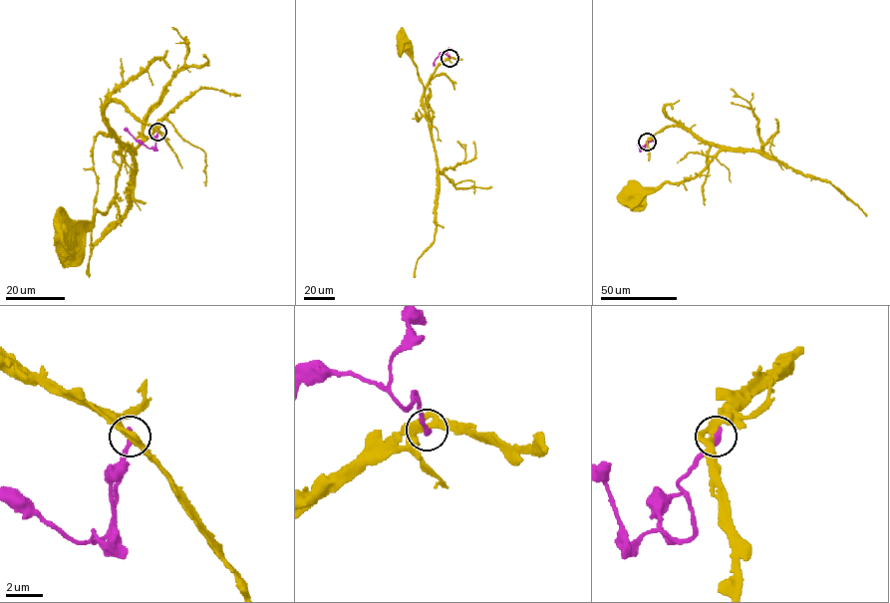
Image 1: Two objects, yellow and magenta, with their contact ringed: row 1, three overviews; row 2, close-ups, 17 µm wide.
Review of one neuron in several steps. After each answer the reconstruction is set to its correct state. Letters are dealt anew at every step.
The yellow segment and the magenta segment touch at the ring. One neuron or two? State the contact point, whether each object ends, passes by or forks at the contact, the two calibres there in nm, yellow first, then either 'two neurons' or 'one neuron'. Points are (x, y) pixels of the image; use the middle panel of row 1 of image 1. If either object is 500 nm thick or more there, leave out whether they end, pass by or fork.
(449, 58) | yellow forks | magenta ends | 280/320 nm | two neurons

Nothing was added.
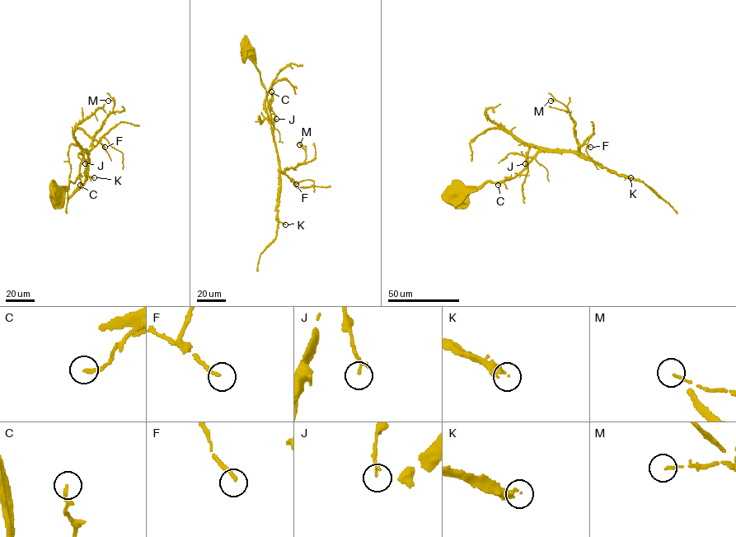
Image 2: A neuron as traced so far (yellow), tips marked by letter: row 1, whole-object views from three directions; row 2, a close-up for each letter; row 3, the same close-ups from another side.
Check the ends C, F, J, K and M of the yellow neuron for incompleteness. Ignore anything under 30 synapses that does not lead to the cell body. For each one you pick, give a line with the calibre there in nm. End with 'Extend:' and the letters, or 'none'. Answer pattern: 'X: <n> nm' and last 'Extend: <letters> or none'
K: 180 nm
Extend: K

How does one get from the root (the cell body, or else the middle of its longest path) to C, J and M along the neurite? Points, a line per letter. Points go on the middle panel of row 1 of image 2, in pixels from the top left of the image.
C: (245, 44), (243, 47), (259, 72), (269, 107), (271, 91)
J: (245, 44), (243, 47), (250, 56), (265, 89), (274, 126), (276, 119)
M: (245, 44), (243, 47), (250, 56), (265, 89), (281, 171), (294, 168), (304, 161), (306, 147), (299, 144)

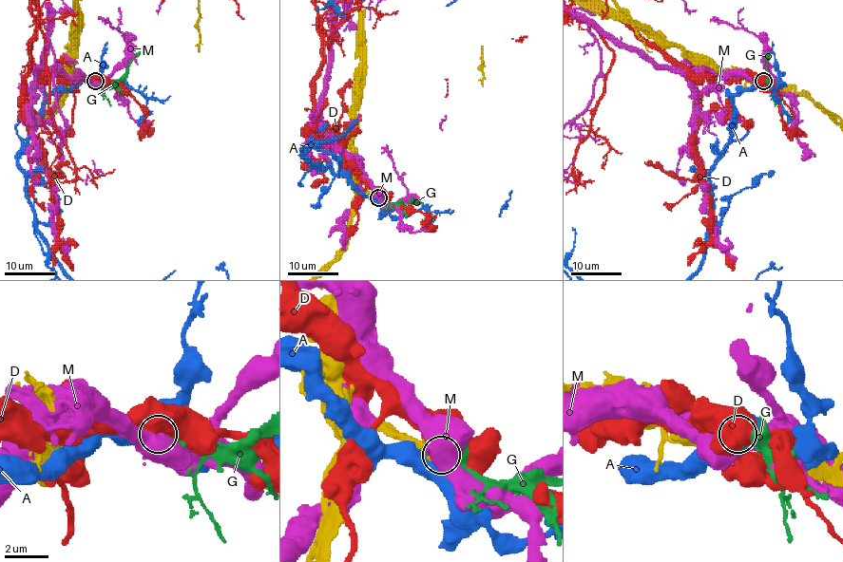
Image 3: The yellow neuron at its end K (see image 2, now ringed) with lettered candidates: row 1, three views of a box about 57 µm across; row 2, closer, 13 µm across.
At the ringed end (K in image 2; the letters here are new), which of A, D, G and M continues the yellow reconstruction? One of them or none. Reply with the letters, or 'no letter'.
G

